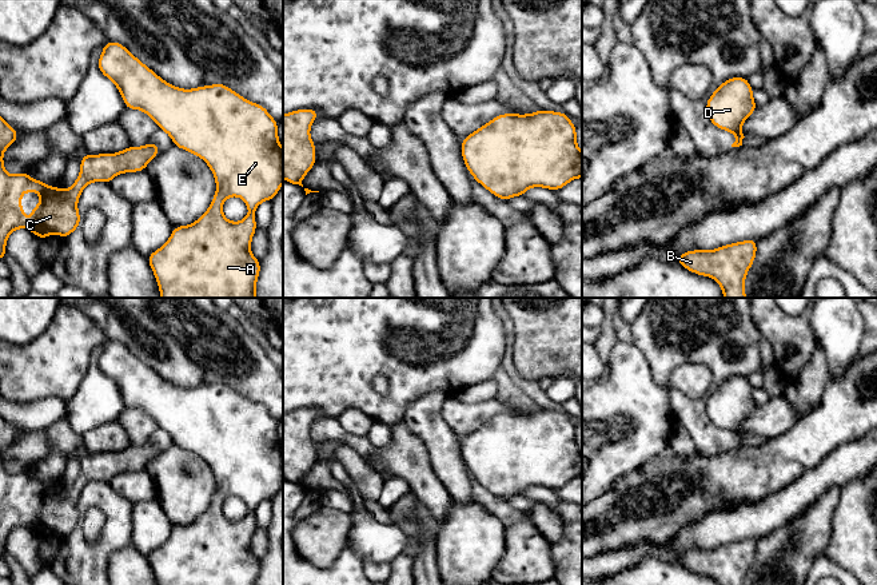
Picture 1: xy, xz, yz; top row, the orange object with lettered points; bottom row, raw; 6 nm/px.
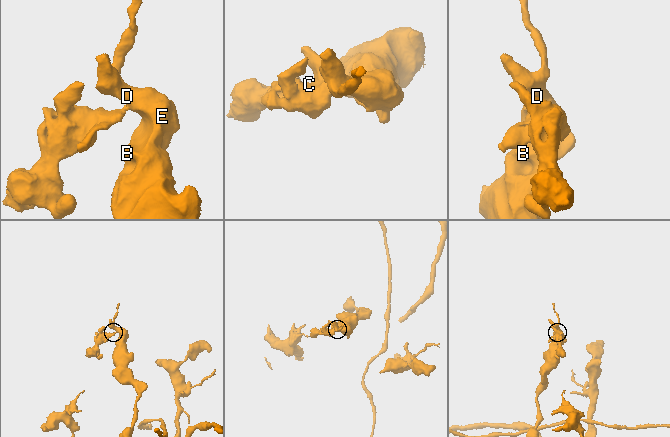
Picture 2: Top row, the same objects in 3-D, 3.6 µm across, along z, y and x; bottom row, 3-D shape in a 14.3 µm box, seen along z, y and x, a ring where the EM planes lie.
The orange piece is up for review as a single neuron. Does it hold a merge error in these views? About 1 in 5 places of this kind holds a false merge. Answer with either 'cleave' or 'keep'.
cleave

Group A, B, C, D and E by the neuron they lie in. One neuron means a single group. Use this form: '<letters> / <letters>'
A B D E / C

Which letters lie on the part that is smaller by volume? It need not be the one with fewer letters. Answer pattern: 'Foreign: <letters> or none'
Foreign: C

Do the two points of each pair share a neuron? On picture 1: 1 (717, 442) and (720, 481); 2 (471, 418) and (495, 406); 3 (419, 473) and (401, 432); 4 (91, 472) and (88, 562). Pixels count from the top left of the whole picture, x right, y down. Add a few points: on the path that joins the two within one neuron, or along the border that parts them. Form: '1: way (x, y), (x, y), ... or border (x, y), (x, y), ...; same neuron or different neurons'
1: border (741, 444), (732, 445), (722, 453), (698, 454); different neurons
2: way (477, 414), (490, 408); same neuron
3: way (411, 462), (406, 457), (403, 442); same neuron
4: border (108, 481), (90, 481), (84, 486), (79, 512); different neurons

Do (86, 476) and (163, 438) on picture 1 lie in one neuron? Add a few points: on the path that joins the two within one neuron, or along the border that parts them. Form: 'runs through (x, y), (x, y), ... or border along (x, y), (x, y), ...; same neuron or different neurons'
runs through (104, 466), (144, 454); same neuron

